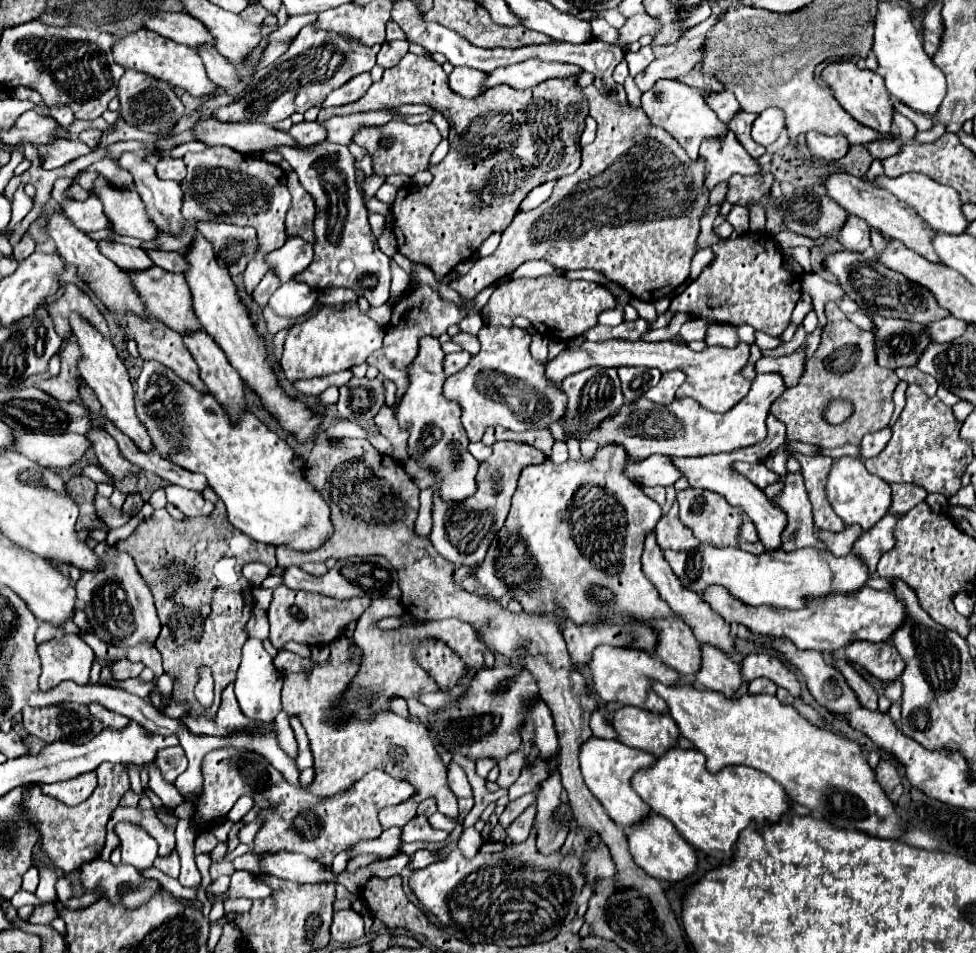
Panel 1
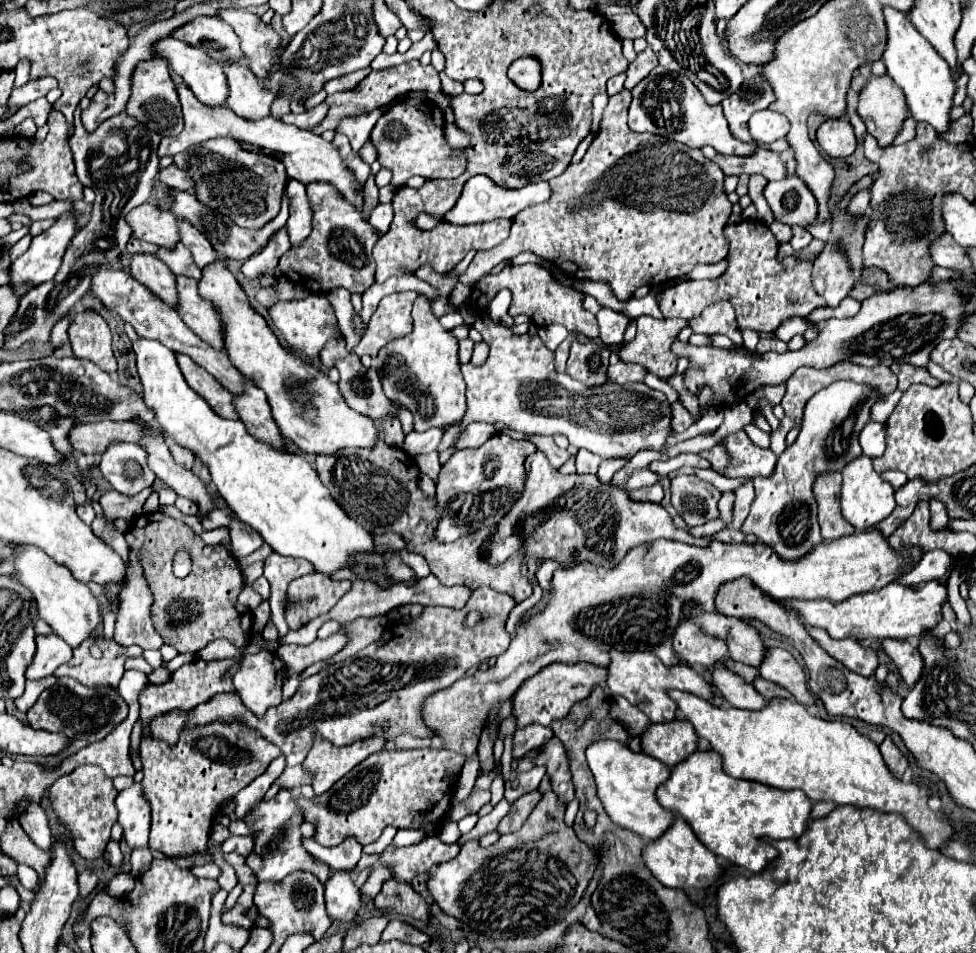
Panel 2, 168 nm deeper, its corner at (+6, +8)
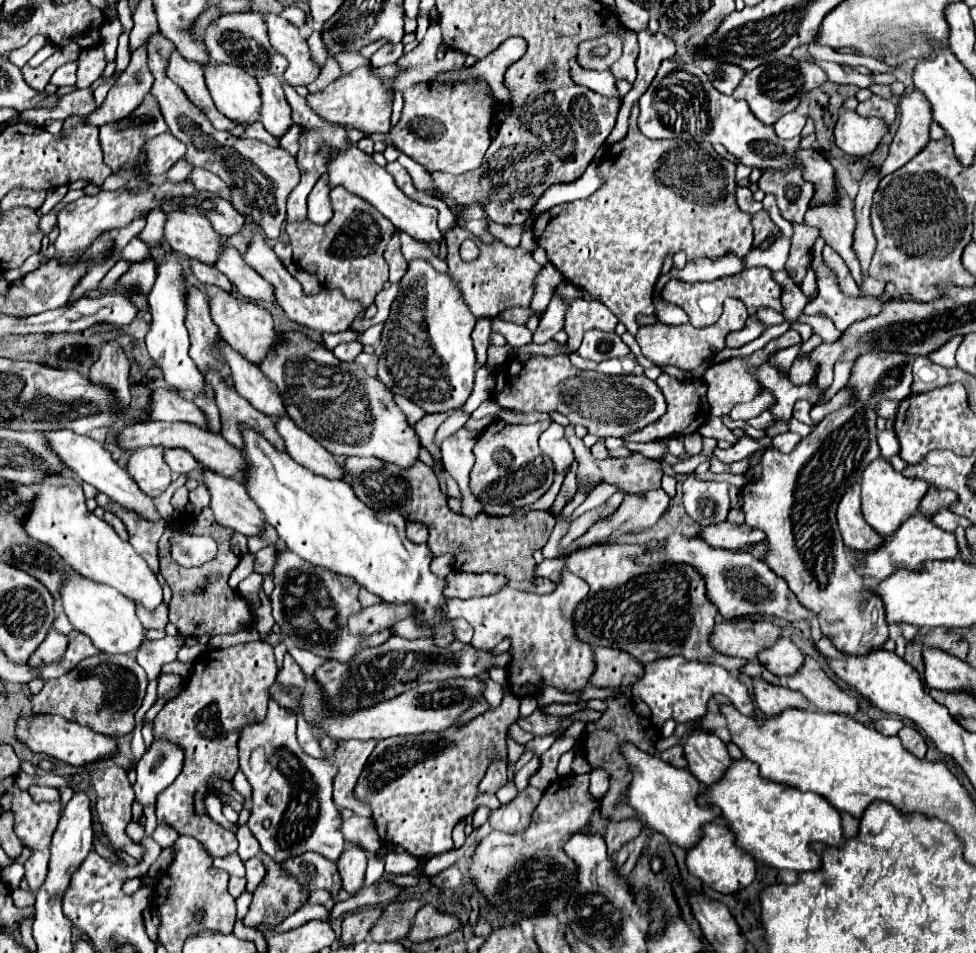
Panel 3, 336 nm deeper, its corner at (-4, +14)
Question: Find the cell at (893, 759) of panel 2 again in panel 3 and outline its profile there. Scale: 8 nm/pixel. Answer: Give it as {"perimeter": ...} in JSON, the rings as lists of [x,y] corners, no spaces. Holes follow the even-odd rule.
{"perimeter":[[[904,726],[904,728],[898,732],[898,738],[902,740],[902,746],[904,746],[910,754],[914,754],[916,758],[924,758],[924,754],[926,754],[926,740],[924,740],[924,736],[922,736],[916,728]]]}

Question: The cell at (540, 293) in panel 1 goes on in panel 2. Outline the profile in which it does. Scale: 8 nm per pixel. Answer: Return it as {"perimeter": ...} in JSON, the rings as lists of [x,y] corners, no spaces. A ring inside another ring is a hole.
{"perimeter":[[[508,264],[498,274],[484,276],[474,288],[470,302],[476,308],[482,308],[502,290],[508,288],[512,292],[512,304],[508,314],[514,318],[518,314],[526,314],[532,324],[536,326],[550,326],[550,324],[562,324],[568,328],[568,332],[580,332],[584,336],[598,336],[598,324],[596,316],[584,308],[584,292],[560,284],[546,268],[538,264],[524,264],[524,266],[512,266]]]}

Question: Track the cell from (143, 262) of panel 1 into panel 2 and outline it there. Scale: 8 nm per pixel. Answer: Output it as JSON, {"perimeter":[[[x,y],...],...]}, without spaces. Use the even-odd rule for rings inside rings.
{"perimeter":[[[132,254],[130,256],[132,276],[148,286],[156,296],[160,296],[168,306],[176,304],[176,284],[170,268],[160,262],[154,254]]]}

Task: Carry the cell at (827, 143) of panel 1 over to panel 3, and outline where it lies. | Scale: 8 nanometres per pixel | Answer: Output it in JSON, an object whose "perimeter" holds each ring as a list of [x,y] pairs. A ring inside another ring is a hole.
{"perimeter":[[[840,110],[834,128],[836,146],[852,156],[866,156],[876,150],[888,134],[888,124],[882,118],[864,118],[852,110]]]}

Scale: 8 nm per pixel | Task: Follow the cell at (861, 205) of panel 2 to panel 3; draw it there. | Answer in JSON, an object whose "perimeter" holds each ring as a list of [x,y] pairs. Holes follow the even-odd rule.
{"perimeter":[[[918,90],[904,94],[900,98],[900,108],[900,128],[890,144],[888,158],[880,166],[882,176],[910,162],[910,158],[914,158],[918,150],[924,150],[924,146],[930,142],[930,124],[934,120],[928,98],[924,98],[924,94],[920,94]]]}

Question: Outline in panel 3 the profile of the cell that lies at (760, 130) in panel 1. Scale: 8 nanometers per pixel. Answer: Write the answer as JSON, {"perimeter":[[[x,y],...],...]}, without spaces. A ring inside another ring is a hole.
{"perimeter":[[[788,112],[786,116],[782,116],[782,118],[774,124],[774,130],[776,130],[776,134],[778,134],[780,138],[790,140],[790,138],[800,136],[804,124],[806,124],[804,116],[800,116],[798,112]]]}

